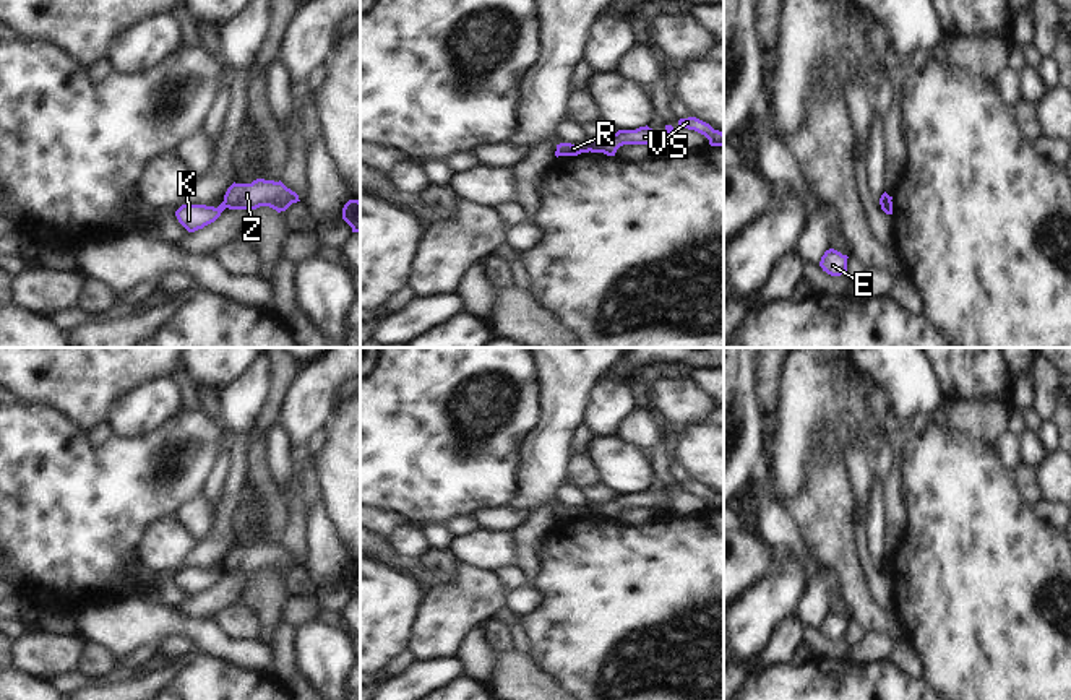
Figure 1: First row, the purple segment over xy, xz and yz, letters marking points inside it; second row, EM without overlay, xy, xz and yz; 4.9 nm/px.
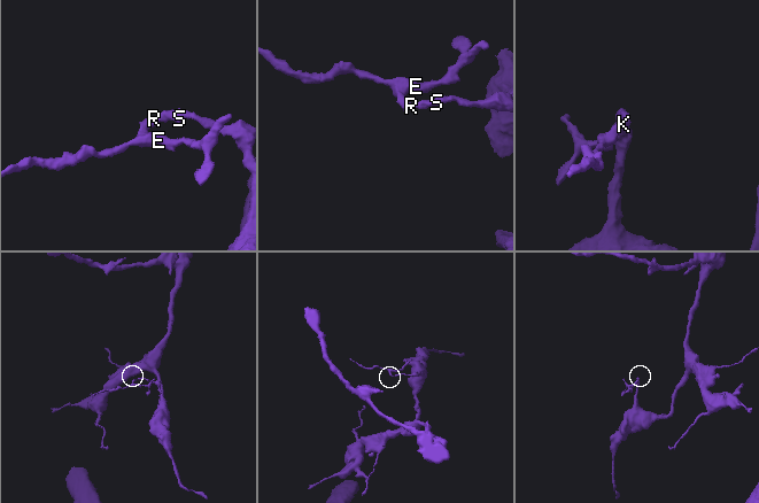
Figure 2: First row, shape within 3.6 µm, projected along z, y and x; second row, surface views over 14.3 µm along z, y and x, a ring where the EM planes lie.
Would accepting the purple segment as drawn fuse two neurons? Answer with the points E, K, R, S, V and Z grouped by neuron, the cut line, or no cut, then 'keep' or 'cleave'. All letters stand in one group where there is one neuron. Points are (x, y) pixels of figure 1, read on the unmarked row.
E K R / S V Z | xz (586, 505), (591, 514) | cleave

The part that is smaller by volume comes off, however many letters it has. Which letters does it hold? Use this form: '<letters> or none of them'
E, K, R

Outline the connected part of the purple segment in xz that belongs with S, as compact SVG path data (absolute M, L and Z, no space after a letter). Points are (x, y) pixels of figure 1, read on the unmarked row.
M639 490L636 494L618 494L609 502L592 502L587 503L591 516L604 516L607 520L615 520L617 513L623 508L652 508L657 505L659 499L656 494Z

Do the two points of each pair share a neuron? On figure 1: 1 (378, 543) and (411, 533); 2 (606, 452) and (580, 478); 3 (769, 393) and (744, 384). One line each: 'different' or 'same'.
1: different
2: different
3: different

